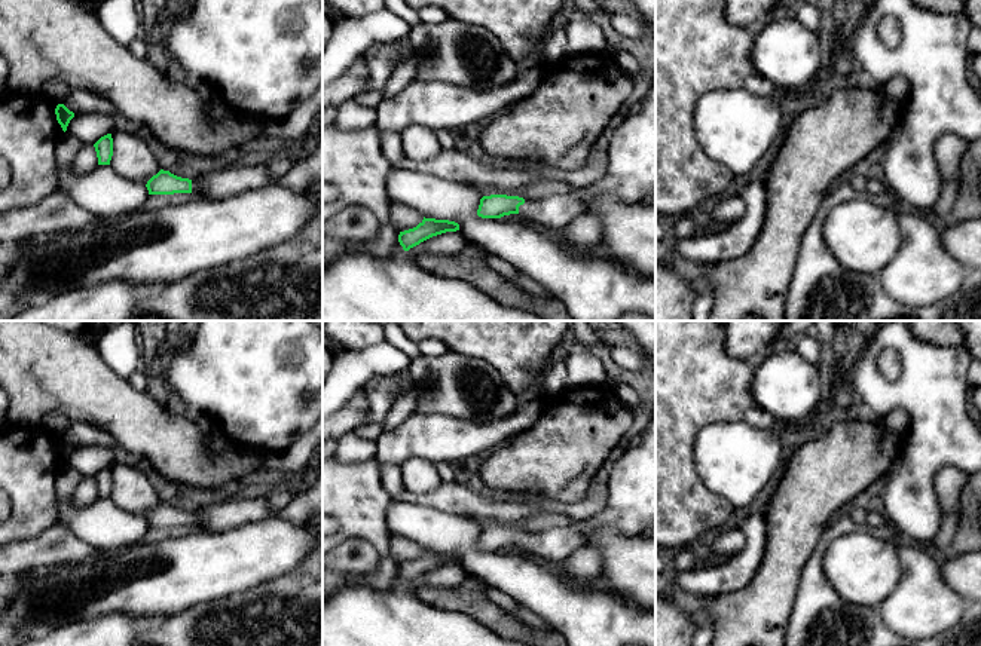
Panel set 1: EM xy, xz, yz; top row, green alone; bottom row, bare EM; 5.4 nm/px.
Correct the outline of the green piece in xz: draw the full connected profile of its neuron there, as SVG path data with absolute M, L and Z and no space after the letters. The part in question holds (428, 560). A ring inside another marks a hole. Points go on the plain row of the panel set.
M424 549L416 560L400 564L398 575L404 584L409 584L433 569L456 563L459 563L459 557L455 554Z

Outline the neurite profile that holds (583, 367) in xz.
M581 349L571 352L565 358L566 379L563 389L577 389L586 385L602 385L605 382L606 371L600 361L593 355L592 349Z

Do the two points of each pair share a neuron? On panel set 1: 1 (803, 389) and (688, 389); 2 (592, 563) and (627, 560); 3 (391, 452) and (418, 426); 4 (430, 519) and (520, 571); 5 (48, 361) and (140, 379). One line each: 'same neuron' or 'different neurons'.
1: different neurons
2: different neurons
3: same neuron
4: same neuron
5: different neurons

